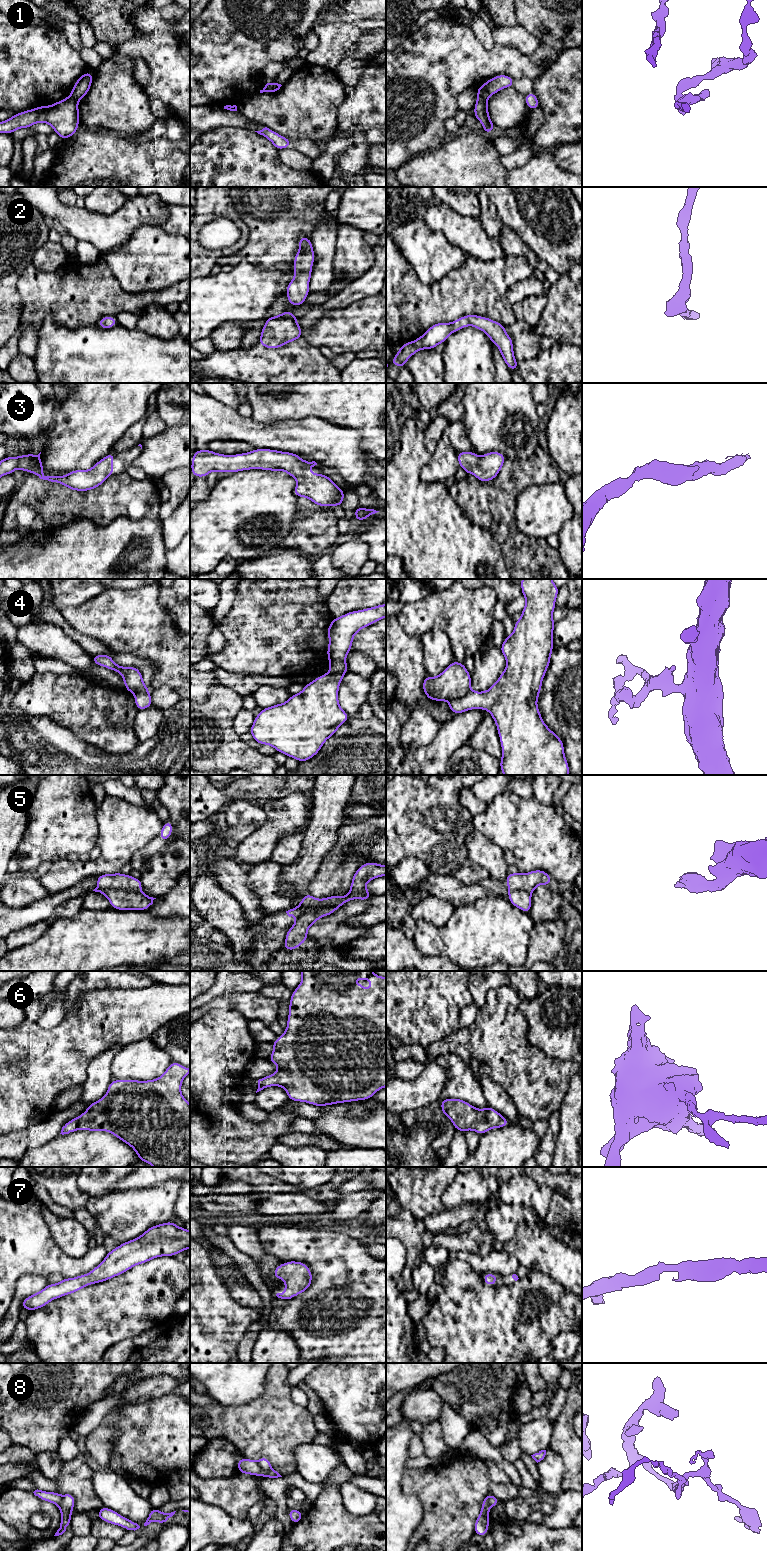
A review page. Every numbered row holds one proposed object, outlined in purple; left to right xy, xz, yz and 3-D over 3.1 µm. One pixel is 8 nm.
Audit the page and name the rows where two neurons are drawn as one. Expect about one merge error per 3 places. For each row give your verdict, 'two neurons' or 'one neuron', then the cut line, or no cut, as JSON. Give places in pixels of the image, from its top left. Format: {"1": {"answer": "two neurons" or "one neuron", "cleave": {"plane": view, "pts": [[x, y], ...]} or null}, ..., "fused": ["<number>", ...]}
{"1": {"answer": "two neurons", "cleave": {"plane": "xz", "pts": [[273, 83], [270, 91]]}}, "2": {"answer": "one neuron", "cleave": null}, "3": {"answer": "one neuron", "cleave": null}, "4": {"answer": "two neurons", "cleave": {"plane": "yz", "pts": [[470, 689], [462, 696], [450, 701]]}}, "5": {"answer": "two neurons", "cleave": {"plane": "xy", "pts": [[97, 886], [103, 889], [139, 891]]}}, "6": {"answer": "one neuron", "cleave": null}, "7": {"answer": "one neuron", "cleave": null}, "8": {"answer": "two neurons", "cleave": {"plane": "xz", "pts": [[257, 1461], [263, 1469], [271, 1469]]}}, "fused": ["1", "4", "5", "8"]}

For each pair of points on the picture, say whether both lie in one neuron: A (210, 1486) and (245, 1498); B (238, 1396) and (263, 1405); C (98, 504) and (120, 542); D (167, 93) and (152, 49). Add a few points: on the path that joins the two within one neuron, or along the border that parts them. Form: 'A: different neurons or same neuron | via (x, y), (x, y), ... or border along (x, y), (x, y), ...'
A: same neuron | via (217, 1495), (220, 1498), (236, 1498)
B: different neurons | border along (265, 1382), (263, 1391), (254, 1399), (228, 1406)
C: different neurons | border along (87, 518), (98, 525), (107, 525), (113, 521)
D: same neuron | via (167, 82), (167, 64), (163, 60)

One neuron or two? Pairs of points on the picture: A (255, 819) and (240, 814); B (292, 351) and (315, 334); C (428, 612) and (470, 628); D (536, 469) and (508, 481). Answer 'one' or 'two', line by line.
A: one
B: two
C: one
D: one

